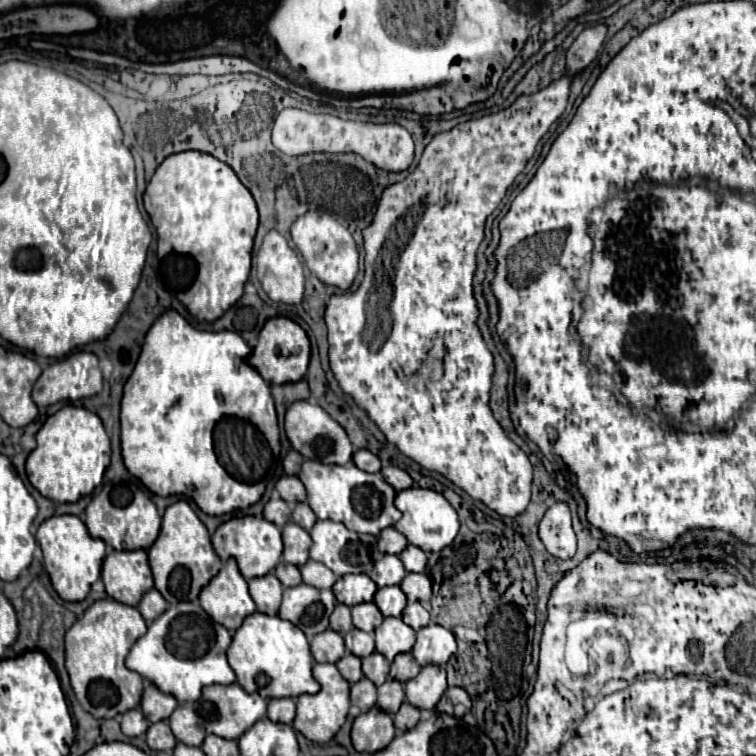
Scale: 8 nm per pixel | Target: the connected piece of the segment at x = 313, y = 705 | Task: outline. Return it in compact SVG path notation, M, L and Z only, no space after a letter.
M314 663L314 679L320 683L320 691L316 695L300 695L296 697L296 719L294 719L294 729L300 731L306 739L314 743L328 743L342 723L346 721L348 709L350 709L350 683L342 679L338 673L336 665L332 663Z

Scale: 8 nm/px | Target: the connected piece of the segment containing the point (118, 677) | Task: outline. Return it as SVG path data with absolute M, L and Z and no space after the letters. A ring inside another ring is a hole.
M102 599L90 605L84 615L66 631L64 653L66 671L70 675L72 691L94 719L114 719L130 709L136 709L142 699L142 677L126 669L124 659L134 645L146 633L146 623L136 607L122 605L114 599Z

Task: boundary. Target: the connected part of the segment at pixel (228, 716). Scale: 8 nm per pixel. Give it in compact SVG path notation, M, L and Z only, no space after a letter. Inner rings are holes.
M238 683L204 687L202 697L192 707L194 707L196 715L200 717L206 733L214 733L224 739L238 739L244 731L248 731L258 719L262 719L266 715L264 699L258 693L246 693Z

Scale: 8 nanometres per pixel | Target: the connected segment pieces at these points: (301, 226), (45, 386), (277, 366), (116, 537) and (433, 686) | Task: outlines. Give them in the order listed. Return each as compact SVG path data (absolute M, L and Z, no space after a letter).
M308 211L292 225L292 241L302 253L308 269L324 283L348 289L358 273L358 247L346 227L342 227L332 215L324 211Z
M76 351L52 365L48 365L40 379L36 381L32 389L32 399L38 407L48 407L58 401L78 401L86 397L94 397L96 393L102 391L102 373L98 367L98 357L88 351Z
M272 317L266 321L258 335L258 345L250 355L250 365L266 379L268 383L292 383L300 381L308 369L310 361L310 341L306 331L290 321L288 317Z
M108 481L102 485L100 493L86 507L86 521L88 525L92 525L88 527L92 537L102 539L116 551L126 551L126 549L148 549L158 537L162 517L158 515L156 505L150 501L150 497L142 491L140 483Z
M422 667L422 671L404 685L406 701L418 709L434 709L446 687L444 667Z

